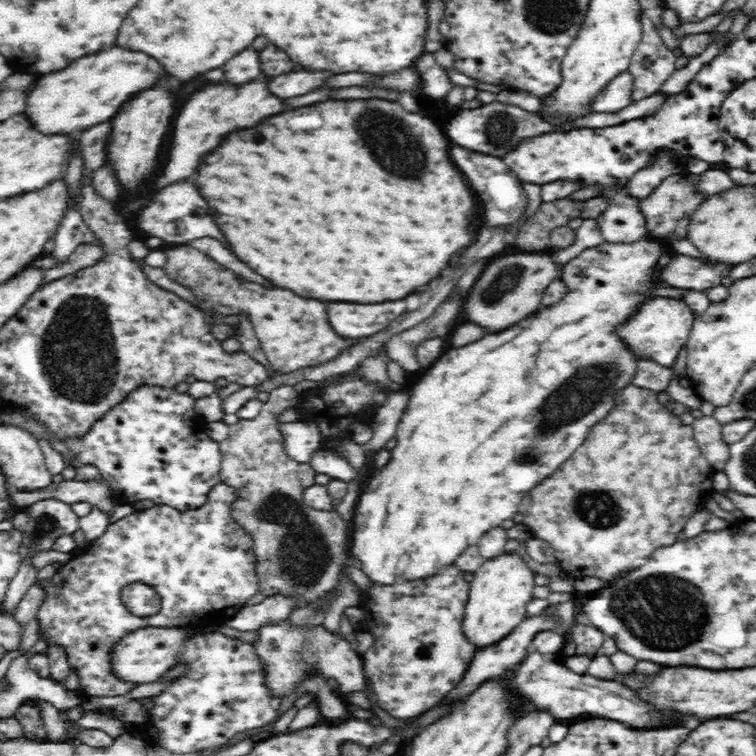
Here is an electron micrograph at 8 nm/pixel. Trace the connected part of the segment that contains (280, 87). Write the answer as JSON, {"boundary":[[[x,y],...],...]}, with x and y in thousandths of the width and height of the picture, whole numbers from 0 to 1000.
{"boundary":[[[386,95],[378,101],[368,101],[360,103],[352,116],[354,122],[362,124],[362,130],[368,132],[378,132],[378,130],[392,130],[392,127],[402,127],[407,122],[413,122],[418,114],[423,114],[423,108],[429,106],[431,98],[407,98],[407,95]]]}

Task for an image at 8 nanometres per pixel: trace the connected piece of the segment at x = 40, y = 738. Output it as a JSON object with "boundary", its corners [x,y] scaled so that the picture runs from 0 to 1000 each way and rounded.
{"boundary":[[[30,926],[15,947],[30,962],[33,979],[45,980],[50,984],[63,984],[67,981],[63,967],[61,966],[61,954],[58,954],[58,938],[54,929]]]}

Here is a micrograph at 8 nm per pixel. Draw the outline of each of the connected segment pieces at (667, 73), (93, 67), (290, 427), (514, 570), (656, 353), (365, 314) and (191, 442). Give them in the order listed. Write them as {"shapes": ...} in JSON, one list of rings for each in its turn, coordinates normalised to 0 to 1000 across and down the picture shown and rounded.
{"shapes":[[[[847,9],[848,54],[837,69],[831,95],[839,102],[839,131],[849,132],[876,119],[878,108],[897,93],[894,71],[876,53],[869,32]]],[[[153,61],[106,77],[77,98],[58,101],[53,116],[37,130],[37,148],[61,177],[108,175],[116,167],[122,169],[135,159],[151,156],[167,140],[167,132],[172,135],[183,127],[180,122],[209,116],[224,99],[217,85],[198,71]]],[[[398,556],[366,561],[376,601],[389,611],[410,615],[425,589],[425,577],[415,561]]],[[[664,733],[643,743],[626,759],[610,825],[612,843],[627,858],[646,858],[657,853],[680,836],[685,825],[696,820],[694,800],[705,791],[708,776],[704,757],[687,735]]],[[[886,393],[854,394],[843,403],[808,437],[808,444],[831,463],[840,478],[857,476],[885,485],[892,481],[897,464],[909,452],[919,423],[910,406],[901,397]]],[[[442,399],[431,402],[431,426],[447,447],[466,452],[511,437],[534,410],[534,399],[513,399],[497,405]]],[[[201,507],[187,508],[179,511],[167,524],[156,532],[155,536],[146,538],[135,553],[131,553],[124,561],[119,562],[119,566],[110,573],[101,573],[99,575],[82,575],[79,582],[82,587],[90,593],[90,598],[95,601],[99,608],[104,614],[119,614],[124,619],[130,619],[136,638],[146,643],[149,652],[159,652],[157,663],[168,664],[176,668],[180,663],[189,660],[202,661],[206,667],[220,667],[222,669],[230,669],[237,675],[251,675],[254,671],[265,671],[272,664],[272,657],[278,652],[278,648],[283,644],[283,640],[292,638],[292,614],[294,614],[294,597],[291,595],[291,586],[283,582],[278,574],[275,574],[275,556],[271,556],[261,544],[261,526],[254,525],[250,517],[235,519],[235,513],[230,511],[214,511]]]]}

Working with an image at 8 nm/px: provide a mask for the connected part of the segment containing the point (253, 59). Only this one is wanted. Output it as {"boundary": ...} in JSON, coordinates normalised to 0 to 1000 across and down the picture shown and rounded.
{"boundary":[[[323,66],[315,74],[307,77],[304,82],[294,87],[296,106],[302,111],[310,114],[325,114],[336,106],[347,106],[347,95],[344,95],[344,82],[339,74],[339,66]]]}

